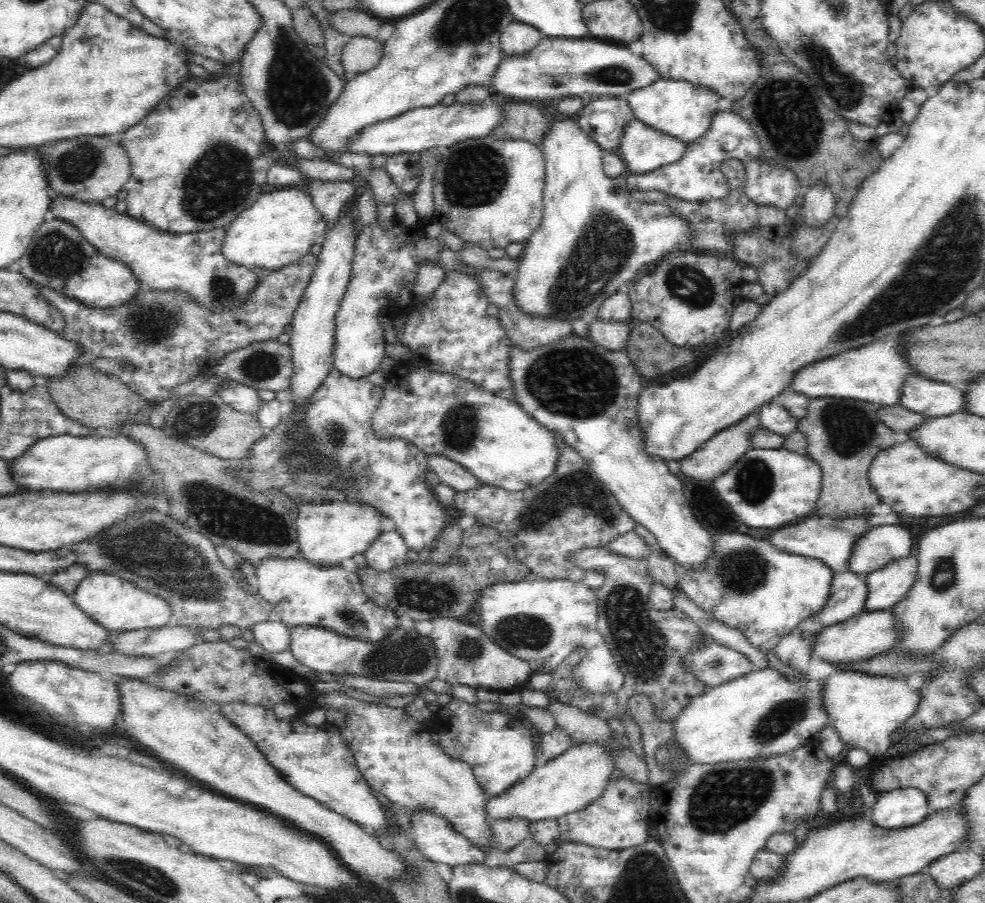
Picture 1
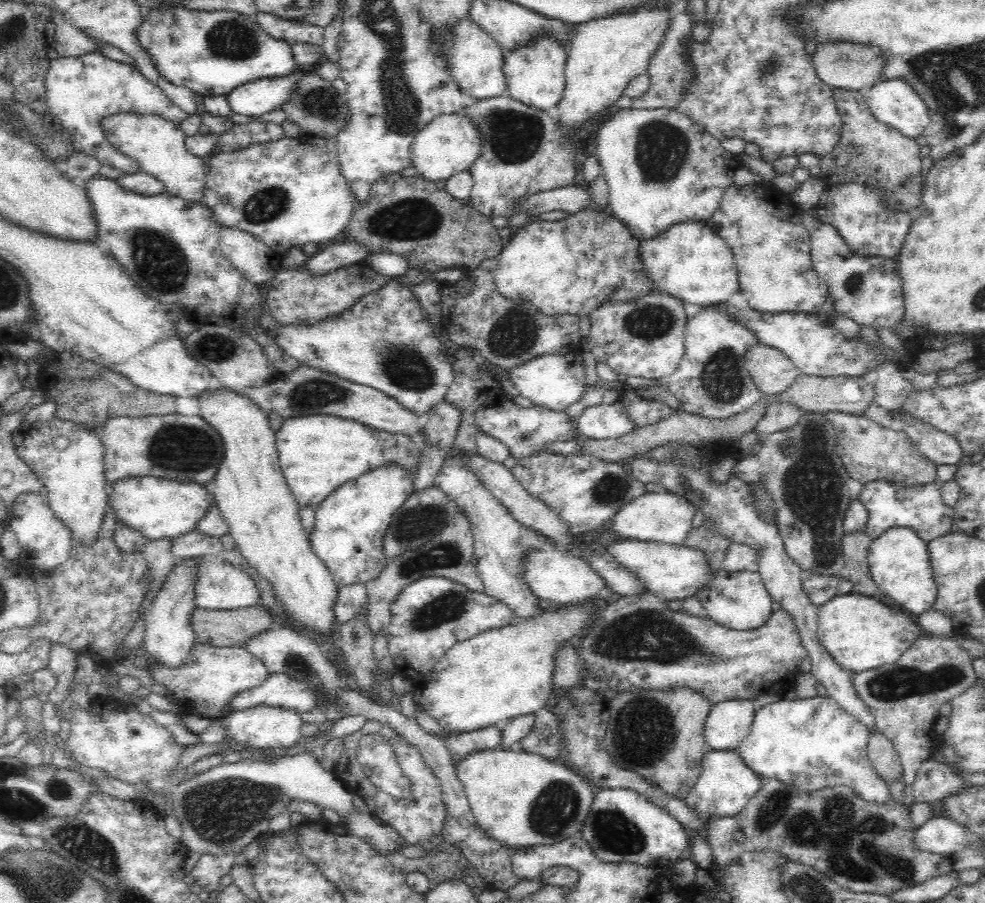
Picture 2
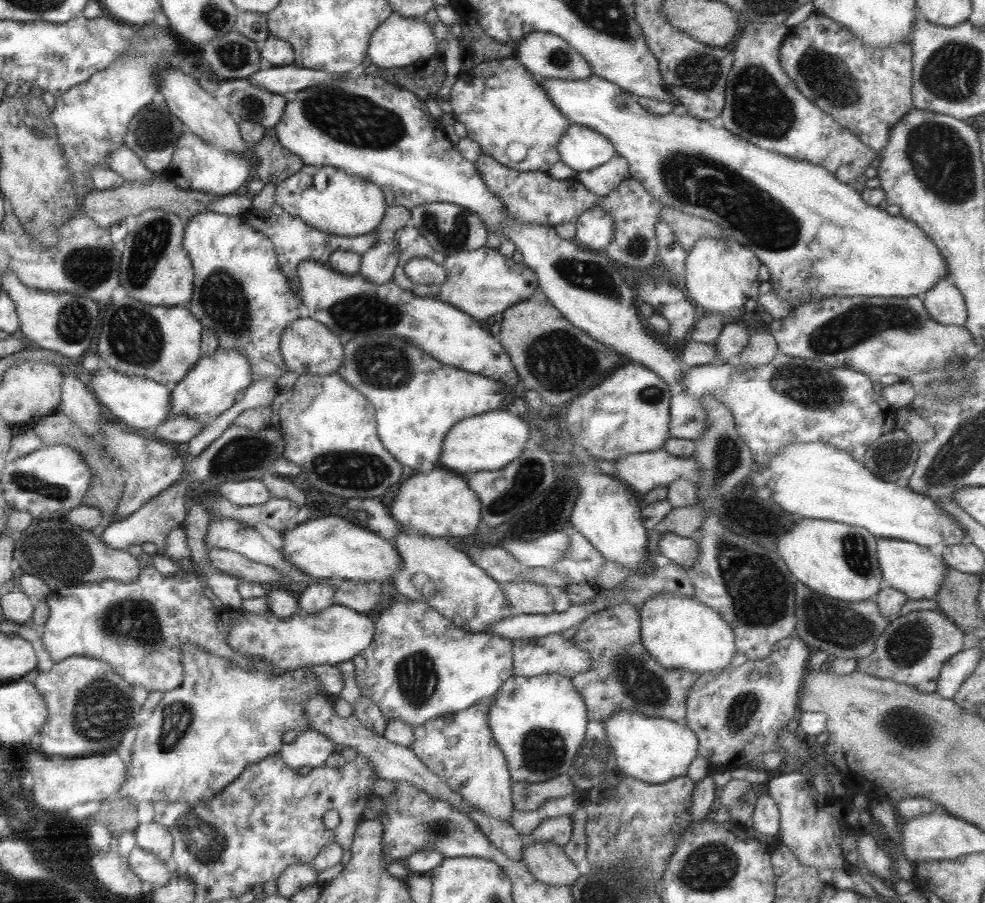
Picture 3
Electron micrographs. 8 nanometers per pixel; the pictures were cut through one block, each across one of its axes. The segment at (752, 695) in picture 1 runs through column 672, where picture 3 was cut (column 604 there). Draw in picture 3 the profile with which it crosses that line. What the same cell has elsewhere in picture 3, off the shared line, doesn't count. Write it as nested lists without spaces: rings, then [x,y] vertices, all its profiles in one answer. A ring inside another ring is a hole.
[[[618,710],[603,722],[607,742],[614,754],[615,768],[634,780],[662,784],[686,775],[688,766],[698,756],[698,738],[690,727],[664,718],[648,718]]]

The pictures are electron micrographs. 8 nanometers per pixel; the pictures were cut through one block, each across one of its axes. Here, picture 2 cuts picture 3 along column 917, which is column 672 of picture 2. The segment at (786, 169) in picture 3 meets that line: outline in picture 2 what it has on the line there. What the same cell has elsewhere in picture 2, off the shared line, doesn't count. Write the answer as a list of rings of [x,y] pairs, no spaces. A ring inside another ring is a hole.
[[[686,221],[670,226],[658,238],[641,241],[640,265],[657,292],[688,304],[707,307],[726,302],[739,292],[738,270],[733,252],[704,221]]]

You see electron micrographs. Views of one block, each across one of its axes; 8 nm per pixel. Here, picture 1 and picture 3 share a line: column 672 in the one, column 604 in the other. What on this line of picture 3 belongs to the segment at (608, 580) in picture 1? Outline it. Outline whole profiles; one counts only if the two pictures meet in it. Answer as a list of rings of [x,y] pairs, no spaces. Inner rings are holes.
[[[610,607],[587,616],[573,635],[575,645],[591,658],[591,668],[572,677],[571,682],[585,702],[589,721],[610,720],[618,710],[664,718],[686,725],[686,698],[698,674],[662,668],[641,643],[638,607]]]

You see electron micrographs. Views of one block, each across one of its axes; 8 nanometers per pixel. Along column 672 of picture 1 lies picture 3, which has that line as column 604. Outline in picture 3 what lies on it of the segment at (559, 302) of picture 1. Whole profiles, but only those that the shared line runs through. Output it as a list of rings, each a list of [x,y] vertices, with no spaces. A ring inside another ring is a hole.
[[[601,207],[585,211],[575,222],[574,242],[582,249],[604,253],[614,238],[614,219]]]

